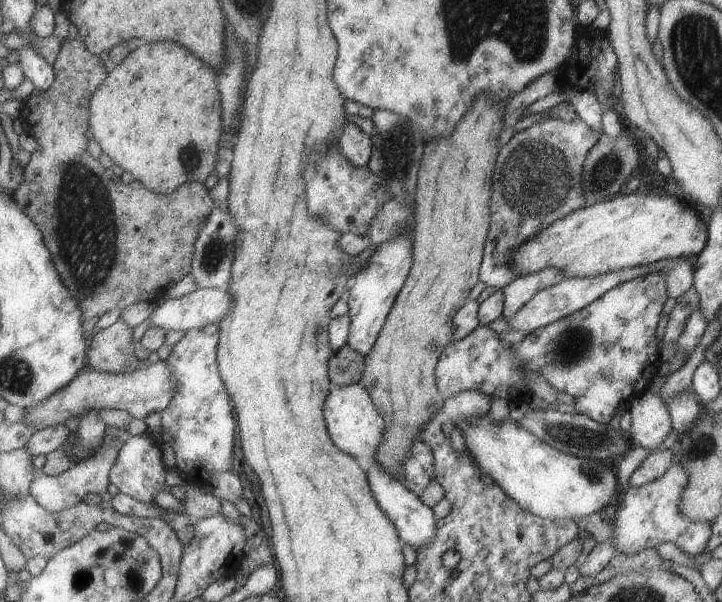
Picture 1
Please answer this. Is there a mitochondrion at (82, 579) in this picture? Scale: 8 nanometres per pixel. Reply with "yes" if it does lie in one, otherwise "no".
yes

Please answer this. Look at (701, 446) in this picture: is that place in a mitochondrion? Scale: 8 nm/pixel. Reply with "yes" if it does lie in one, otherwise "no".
yes

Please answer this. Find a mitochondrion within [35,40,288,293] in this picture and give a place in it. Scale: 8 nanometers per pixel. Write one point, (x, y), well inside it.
(214, 255)

